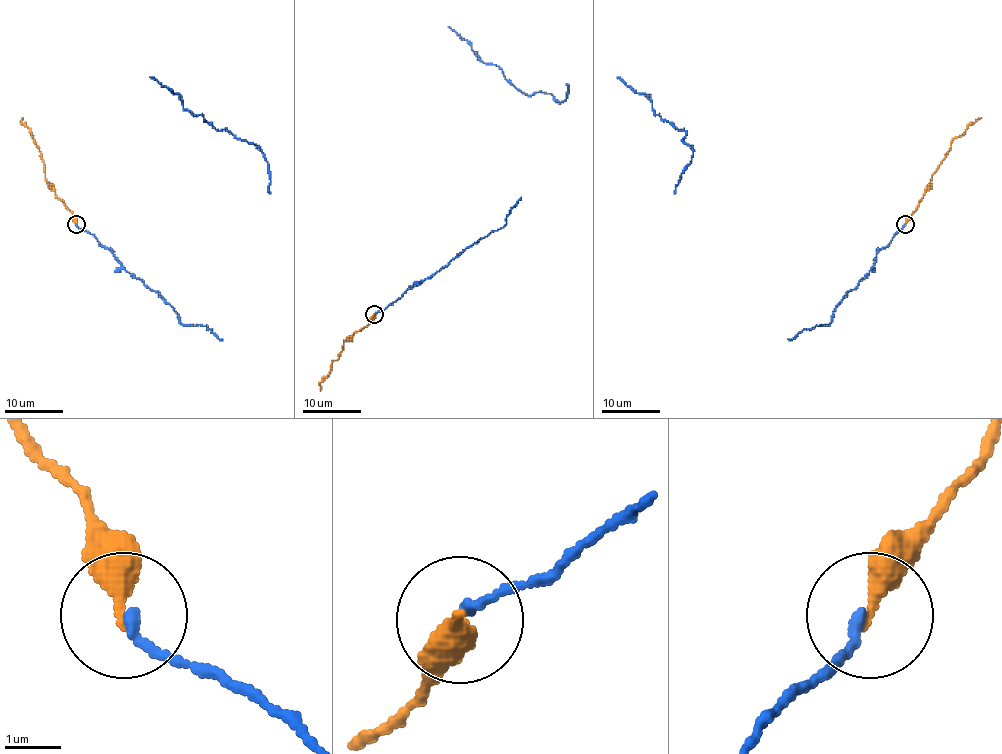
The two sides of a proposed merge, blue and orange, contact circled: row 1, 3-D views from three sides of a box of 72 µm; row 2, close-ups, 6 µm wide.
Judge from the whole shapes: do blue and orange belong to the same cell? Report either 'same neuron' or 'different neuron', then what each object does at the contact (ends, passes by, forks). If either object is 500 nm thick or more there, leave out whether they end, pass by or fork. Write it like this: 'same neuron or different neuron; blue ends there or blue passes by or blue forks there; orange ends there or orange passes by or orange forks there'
same neuron; blue ends there; orange ends there

